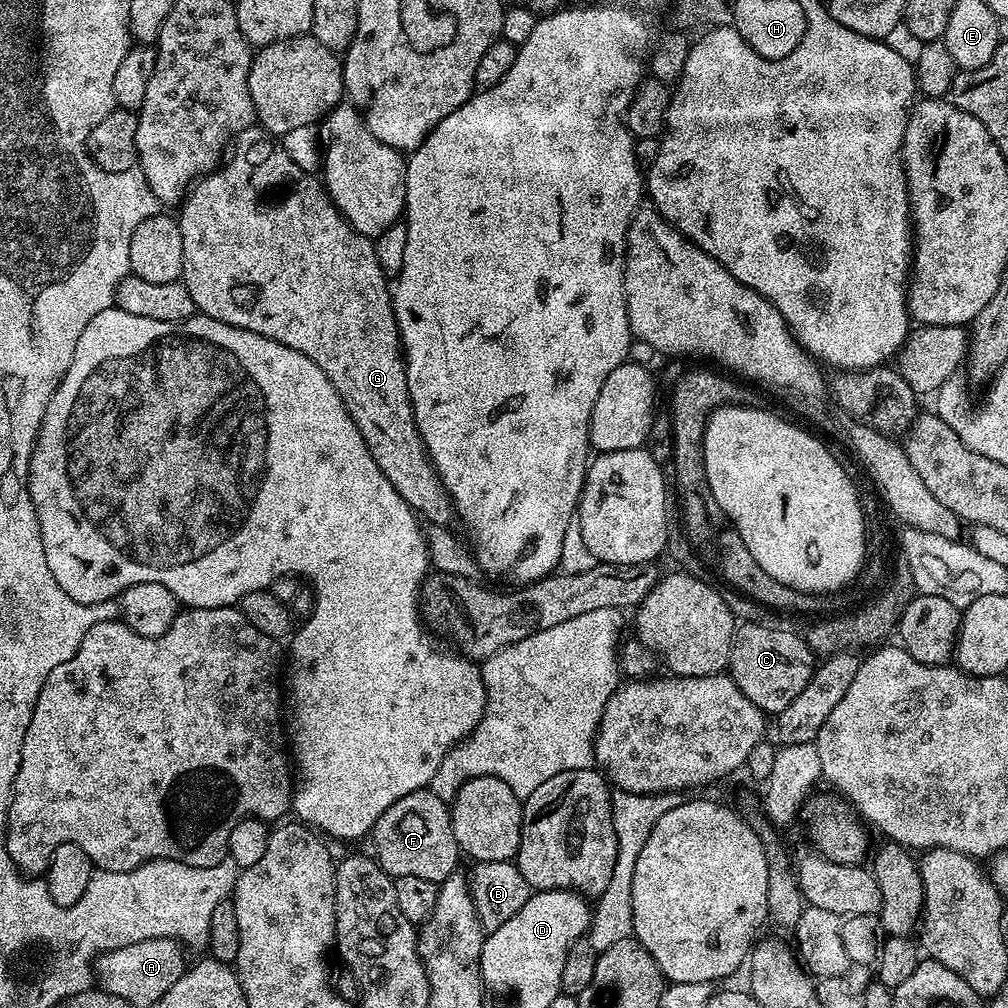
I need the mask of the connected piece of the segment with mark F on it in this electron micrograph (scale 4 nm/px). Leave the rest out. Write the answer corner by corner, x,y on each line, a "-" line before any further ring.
428,788
398,798
384,811
373,826
370,840
376,843
374,859
383,872
395,878
406,875
428,879
439,886
456,871
456,863
462,860
458,842
454,838
454,826
449,801
438,798

